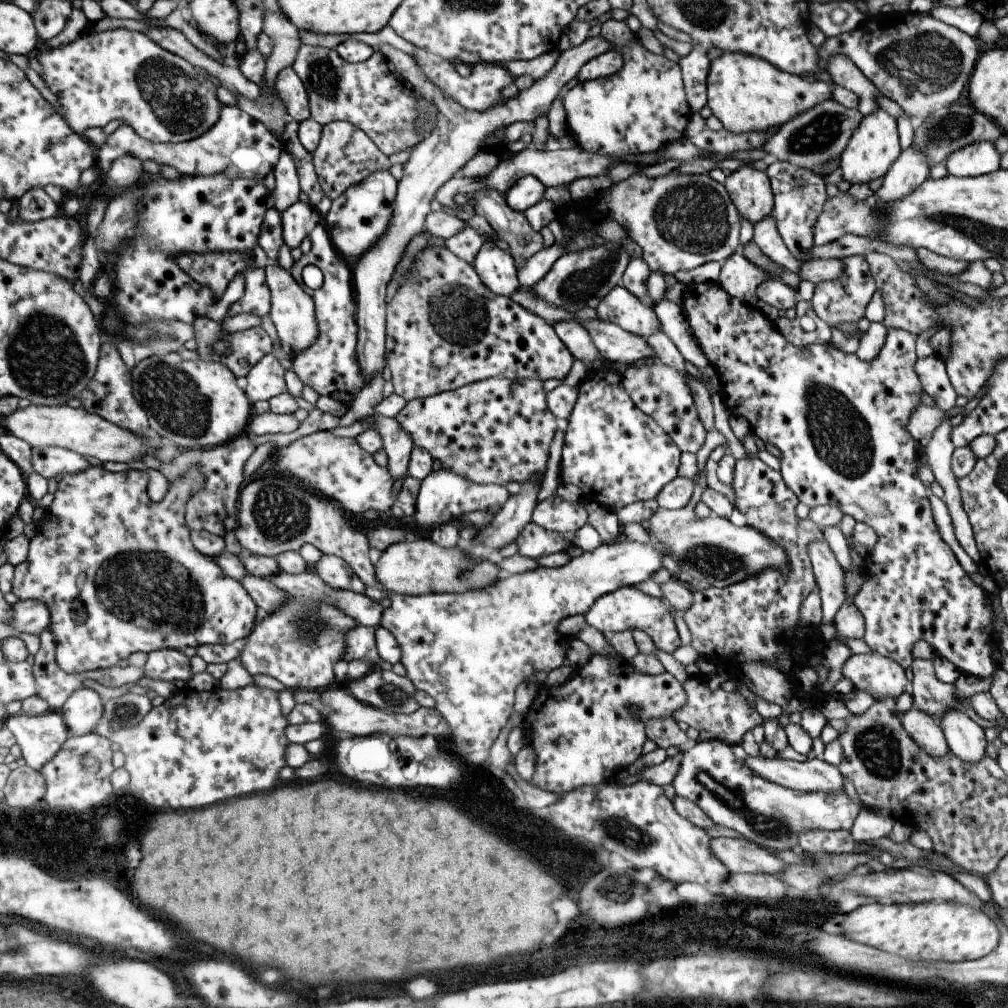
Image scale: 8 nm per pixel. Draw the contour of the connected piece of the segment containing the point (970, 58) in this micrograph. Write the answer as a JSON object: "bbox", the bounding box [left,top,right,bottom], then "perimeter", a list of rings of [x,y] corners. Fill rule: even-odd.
{"bbox":[818,10,978,120],"perimeter":[[[906,10],[891,11],[875,16],[867,16],[852,32],[827,38],[818,48],[818,64],[826,71],[828,60],[836,54],[848,56],[862,71],[862,74],[880,90],[880,94],[898,103],[909,118],[919,116],[926,120],[939,106],[950,106],[964,95],[974,65],[978,60],[978,42],[973,36],[946,24],[930,13]]]}

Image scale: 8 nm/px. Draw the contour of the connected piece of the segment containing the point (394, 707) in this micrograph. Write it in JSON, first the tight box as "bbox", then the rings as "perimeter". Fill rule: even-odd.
{"bbox":[347,669,420,715],"perimeter":[[[371,669],[360,680],[347,681],[347,686],[356,700],[390,714],[407,715],[420,708],[413,682],[392,670]]]}

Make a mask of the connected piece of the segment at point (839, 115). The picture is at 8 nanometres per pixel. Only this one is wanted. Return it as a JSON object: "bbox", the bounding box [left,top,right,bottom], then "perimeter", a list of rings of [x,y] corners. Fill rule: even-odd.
{"bbox":[760,98,864,175],"perimeter":[[[830,98],[783,124],[766,140],[766,144],[760,150],[774,155],[780,162],[790,162],[821,175],[820,170],[824,164],[839,160],[852,134],[856,132],[856,127],[860,126],[862,118],[864,116],[857,108],[846,108]]]}

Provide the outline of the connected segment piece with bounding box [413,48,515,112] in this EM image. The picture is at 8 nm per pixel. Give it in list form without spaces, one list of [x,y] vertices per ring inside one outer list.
[[[416,48],[416,54],[413,56],[418,64],[418,68],[422,70],[422,74],[426,74],[426,78],[438,86],[446,96],[454,98],[458,104],[462,104],[466,110],[478,110],[478,112],[486,112],[492,106],[504,102],[505,97],[502,96],[502,90],[506,86],[514,83],[513,76],[499,64],[476,64],[471,67],[470,76],[464,78],[456,71],[455,65],[450,64],[448,60],[444,60],[442,56],[436,56],[432,52],[428,52],[426,48]]]

